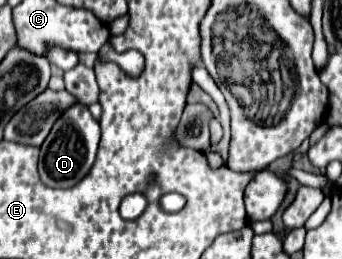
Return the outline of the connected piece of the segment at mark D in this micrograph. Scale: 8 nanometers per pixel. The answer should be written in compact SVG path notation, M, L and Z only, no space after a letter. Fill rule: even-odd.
M75 104L69 110L65 110L41 146L41 154L39 154L41 182L49 188L71 188L79 180L83 180L95 162L99 134L101 134L99 122L89 114L87 106Z

